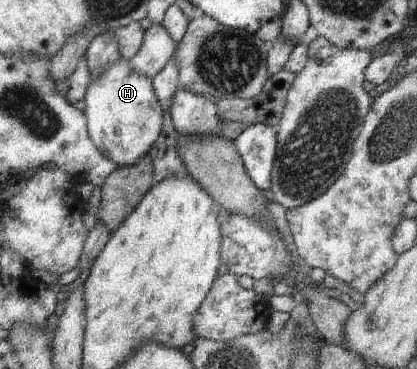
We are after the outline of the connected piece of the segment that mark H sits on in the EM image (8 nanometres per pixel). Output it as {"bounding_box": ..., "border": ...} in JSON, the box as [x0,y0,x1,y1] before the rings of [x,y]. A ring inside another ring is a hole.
{"bounding_box":[83,56,163,167],"border":[[[120,56],[103,75],[90,83],[83,103],[86,103],[87,129],[94,146],[118,167],[131,167],[145,157],[162,132],[163,108],[156,98],[152,79],[134,73],[129,61]]]}

